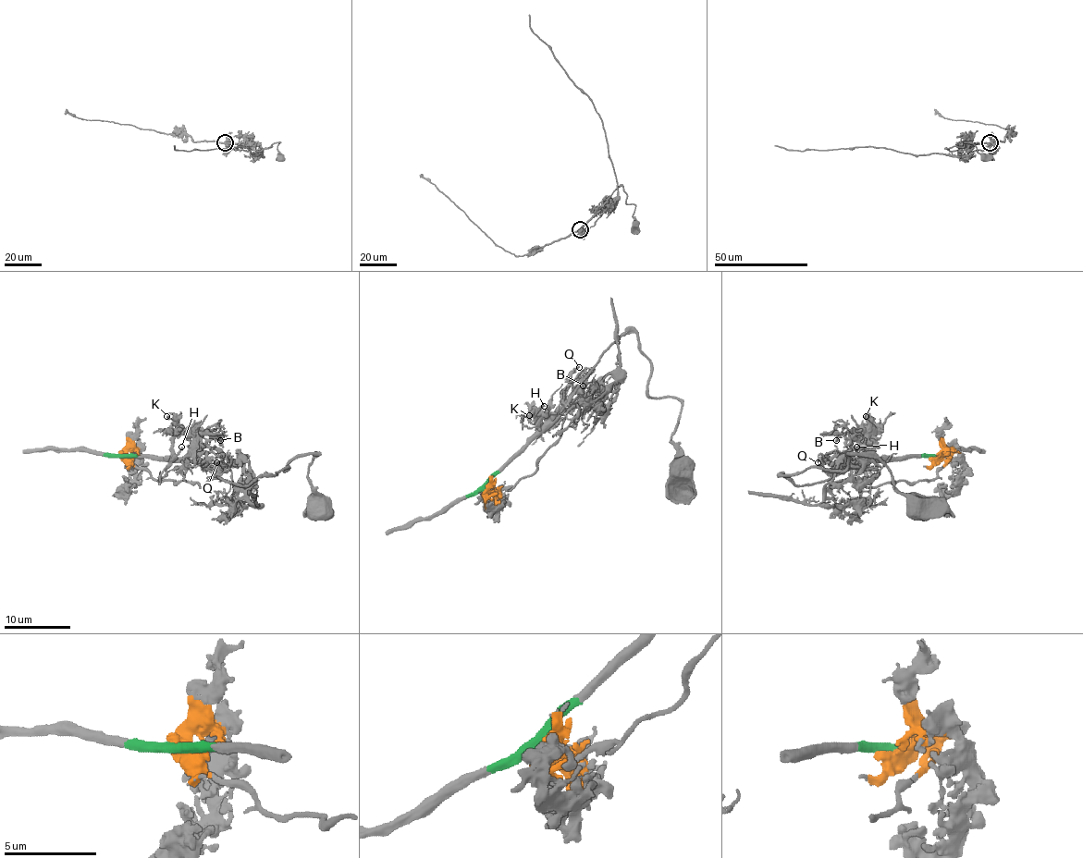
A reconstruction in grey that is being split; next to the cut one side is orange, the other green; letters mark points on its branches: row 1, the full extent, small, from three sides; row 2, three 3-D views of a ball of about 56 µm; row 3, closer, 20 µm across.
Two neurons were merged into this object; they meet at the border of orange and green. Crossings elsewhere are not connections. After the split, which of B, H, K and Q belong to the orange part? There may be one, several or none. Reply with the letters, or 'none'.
none

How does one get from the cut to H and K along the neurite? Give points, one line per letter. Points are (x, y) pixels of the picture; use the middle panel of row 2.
H: (485, 488), (553, 423), (541, 423), (535, 416), (537, 408), (545, 407)
K: (485, 488), (553, 423), (533, 423), (529, 415)

